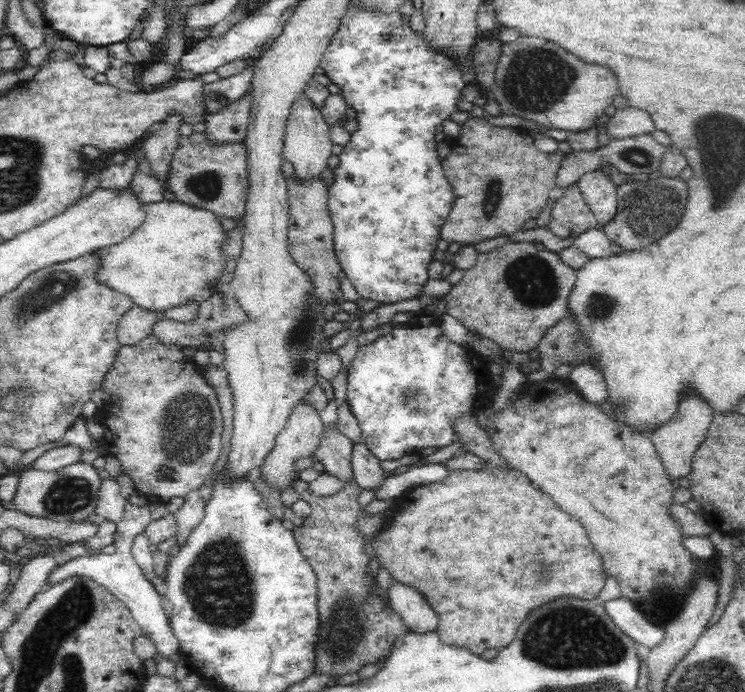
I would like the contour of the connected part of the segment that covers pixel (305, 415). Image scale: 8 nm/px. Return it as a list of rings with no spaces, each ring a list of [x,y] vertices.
[[[304,400],[300,401],[298,406],[294,406],[283,429],[276,435],[274,448],[267,454],[264,463],[256,469],[261,474],[261,478],[280,492],[292,486],[293,482],[299,479],[295,476],[295,463],[299,458],[313,456],[320,444],[322,434],[323,426],[320,415]]]

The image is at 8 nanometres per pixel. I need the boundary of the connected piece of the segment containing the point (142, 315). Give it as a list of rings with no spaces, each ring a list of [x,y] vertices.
[[[134,305],[118,322],[117,340],[121,346],[134,346],[151,336],[156,323],[164,319],[163,311],[144,310]]]

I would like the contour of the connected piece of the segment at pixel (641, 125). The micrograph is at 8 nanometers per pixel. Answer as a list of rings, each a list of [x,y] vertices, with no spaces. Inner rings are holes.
[[[634,107],[618,109],[608,119],[605,128],[608,137],[611,139],[641,136],[657,130],[652,117],[648,113]]]

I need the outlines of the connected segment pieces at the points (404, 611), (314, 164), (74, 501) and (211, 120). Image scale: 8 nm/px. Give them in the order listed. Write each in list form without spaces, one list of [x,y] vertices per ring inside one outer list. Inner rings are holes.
[[[393,581],[388,588],[388,598],[392,611],[402,618],[412,633],[436,631],[438,615],[415,588]]]
[[[301,94],[292,103],[290,114],[288,114],[286,133],[284,133],[284,160],[293,164],[295,175],[294,177],[304,178],[319,177],[327,166],[328,158],[333,154],[331,146],[333,142],[329,137],[329,124],[324,121],[323,114],[320,109],[305,94]]]
[[[82,461],[54,472],[36,469],[24,471],[19,480],[16,496],[12,500],[16,505],[16,511],[56,522],[72,522],[88,518],[96,510],[97,494],[102,482],[96,469]]]
[[[251,84],[248,92],[228,104],[222,112],[208,113],[203,122],[206,123],[205,138],[213,144],[241,142],[245,139],[251,111]]]

